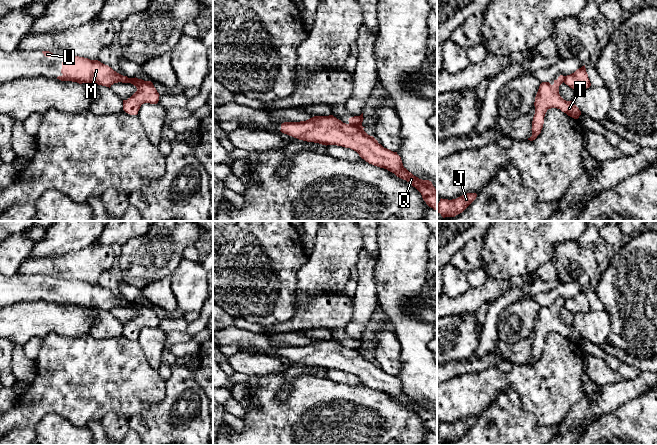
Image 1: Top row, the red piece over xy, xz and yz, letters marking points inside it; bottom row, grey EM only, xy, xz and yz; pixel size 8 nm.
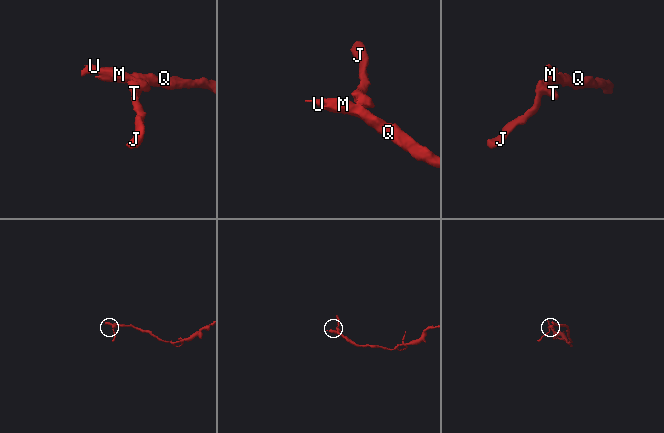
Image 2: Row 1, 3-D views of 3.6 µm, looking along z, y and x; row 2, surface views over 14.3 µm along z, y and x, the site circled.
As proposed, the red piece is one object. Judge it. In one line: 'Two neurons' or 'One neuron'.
Two neurons

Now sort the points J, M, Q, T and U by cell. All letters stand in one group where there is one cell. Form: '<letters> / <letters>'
J T / M Q U

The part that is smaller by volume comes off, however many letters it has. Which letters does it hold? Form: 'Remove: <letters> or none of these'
Remove: J, T

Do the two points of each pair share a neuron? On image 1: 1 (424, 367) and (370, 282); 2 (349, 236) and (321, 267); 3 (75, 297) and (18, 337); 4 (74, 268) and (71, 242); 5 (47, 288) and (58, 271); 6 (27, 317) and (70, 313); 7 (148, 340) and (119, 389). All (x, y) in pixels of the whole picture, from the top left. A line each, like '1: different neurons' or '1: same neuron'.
1: different neurons
2: same neuron
3: different neurons
4: different neurons
5: different neurons
6: same neuron
7: different neurons

